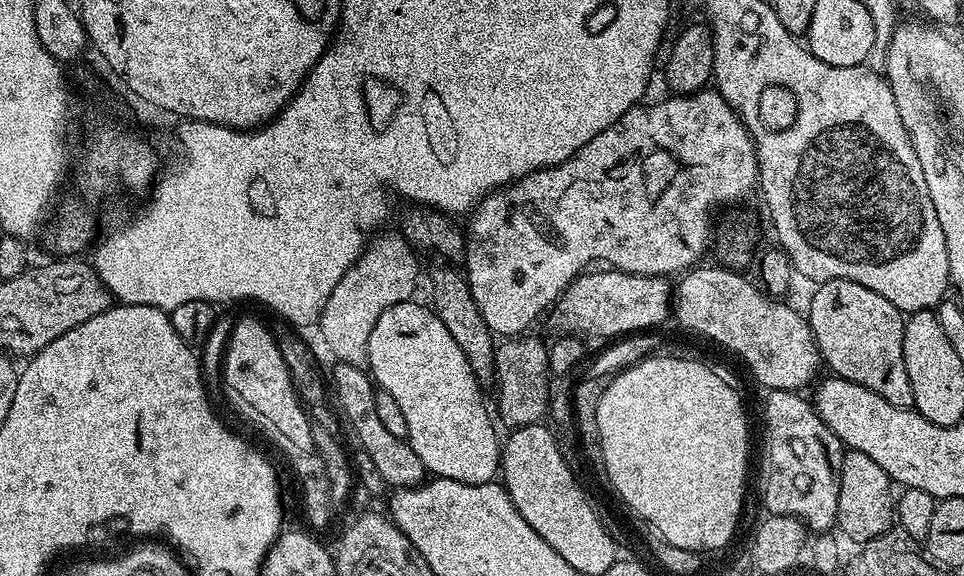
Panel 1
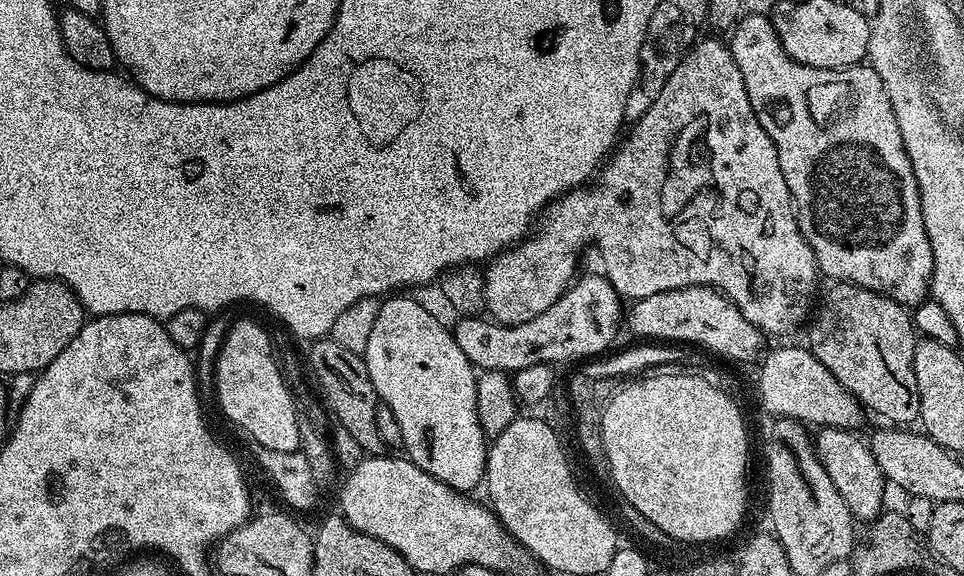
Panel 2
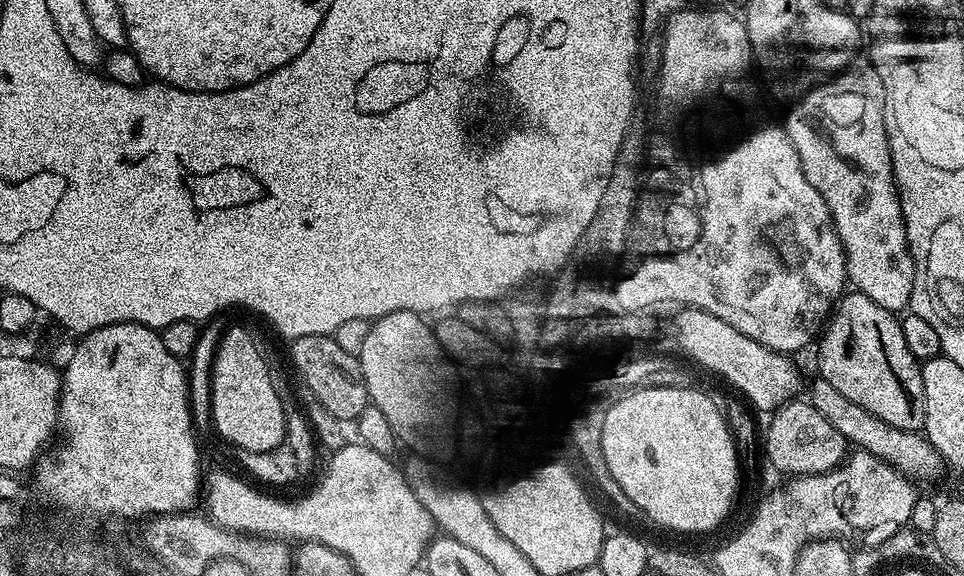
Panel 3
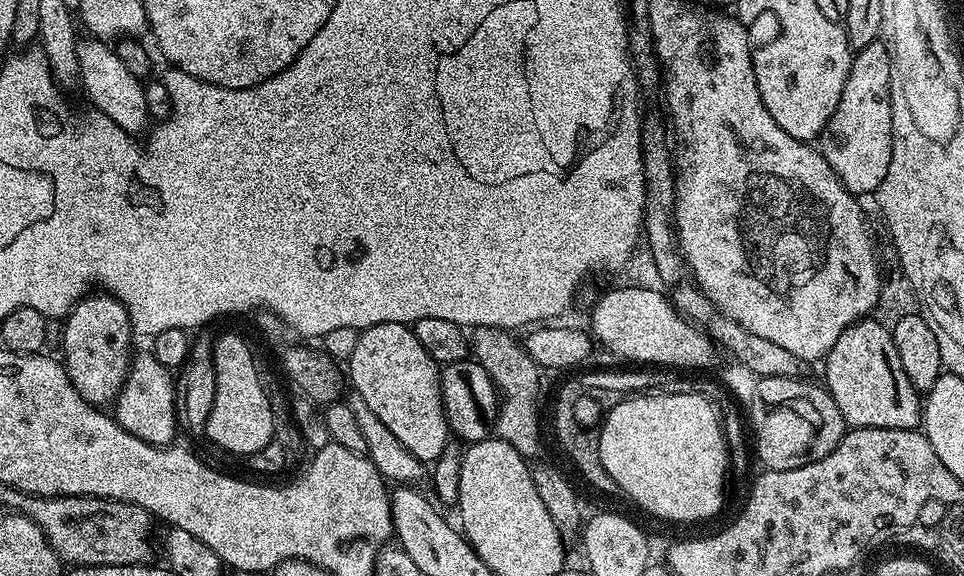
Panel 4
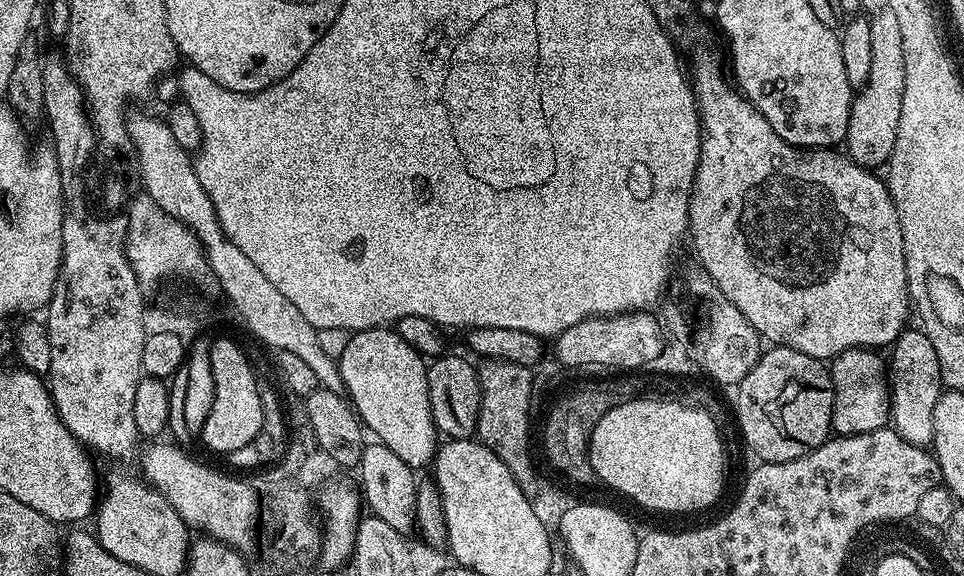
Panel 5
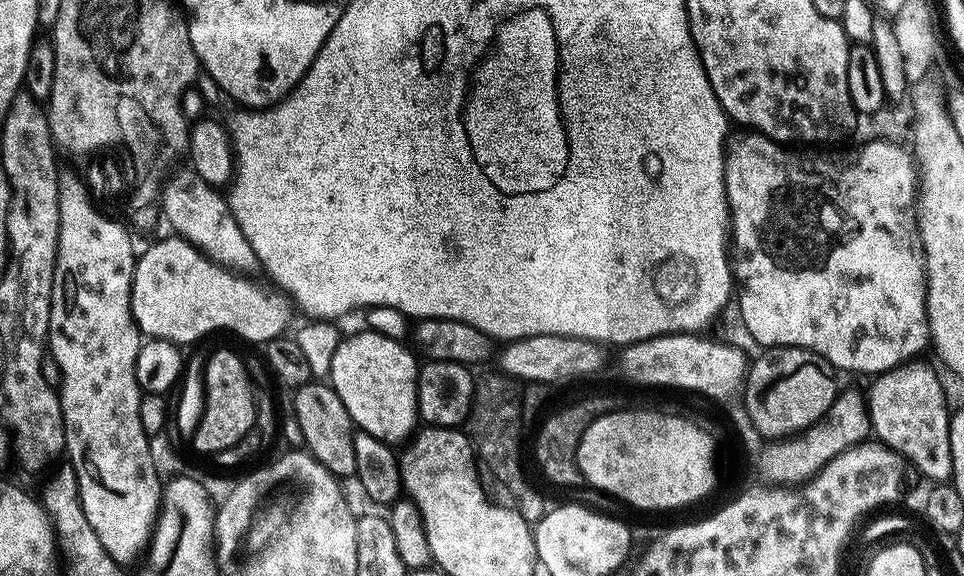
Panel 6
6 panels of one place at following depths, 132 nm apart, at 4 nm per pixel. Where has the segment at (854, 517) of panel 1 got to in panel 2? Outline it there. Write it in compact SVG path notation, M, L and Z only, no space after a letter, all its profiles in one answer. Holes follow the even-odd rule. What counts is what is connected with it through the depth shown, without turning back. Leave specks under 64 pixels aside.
M821 427L817 432L820 433L815 433L814 436L816 453L826 474L830 474L830 482L834 482L838 494L842 494L842 502L846 502L846 506L857 521L876 520L886 508L884 505L886 481L872 453L871 443L865 437L863 440L862 437L856 436L860 434L846 428Z

